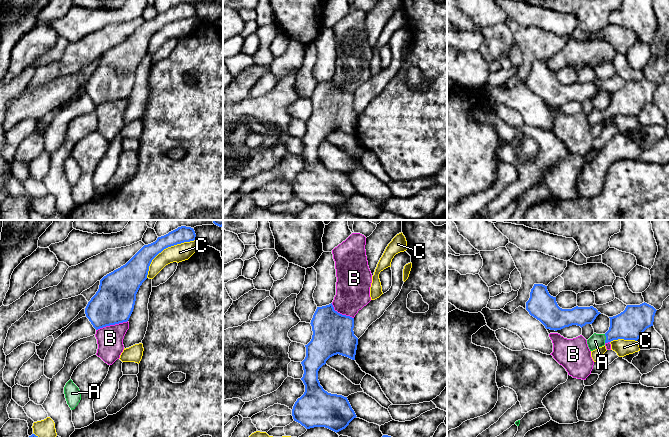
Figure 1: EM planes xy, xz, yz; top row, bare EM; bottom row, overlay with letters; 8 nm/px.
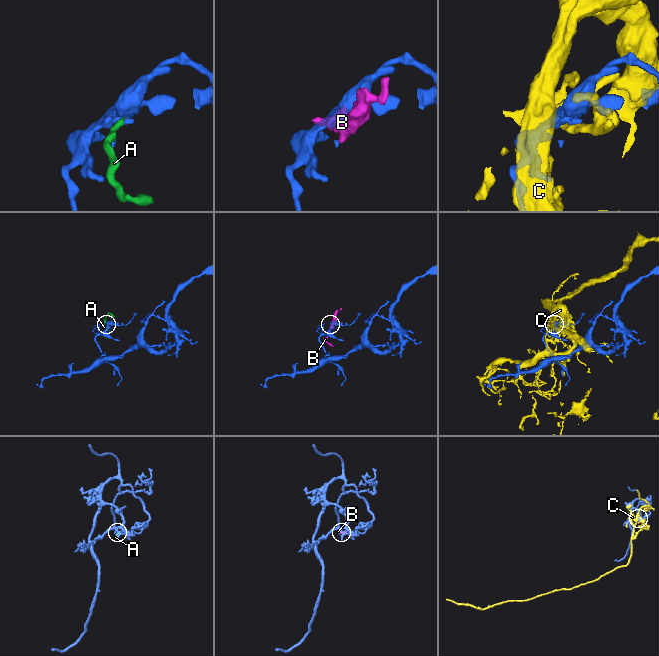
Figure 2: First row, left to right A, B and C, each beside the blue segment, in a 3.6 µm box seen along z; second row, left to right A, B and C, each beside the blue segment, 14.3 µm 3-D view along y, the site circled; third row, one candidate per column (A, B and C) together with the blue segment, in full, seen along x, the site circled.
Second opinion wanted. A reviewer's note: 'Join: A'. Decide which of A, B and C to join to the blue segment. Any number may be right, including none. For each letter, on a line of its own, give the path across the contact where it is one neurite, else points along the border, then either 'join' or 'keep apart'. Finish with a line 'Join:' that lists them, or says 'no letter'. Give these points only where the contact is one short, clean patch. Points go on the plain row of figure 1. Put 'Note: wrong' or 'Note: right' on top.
Note: right
A: across yz (630, 100), (622, 102), (606, 114), (595, 117) | join
B: keep apart
C: keep apart
Join: A

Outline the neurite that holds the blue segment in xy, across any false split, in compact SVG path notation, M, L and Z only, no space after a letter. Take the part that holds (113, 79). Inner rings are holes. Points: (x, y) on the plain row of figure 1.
M181 2L144 21L125 41L100 56L99 65L85 84L93 103L100 104L127 98L133 88L136 70L147 55L152 36L164 25L196 16L193 4Z

